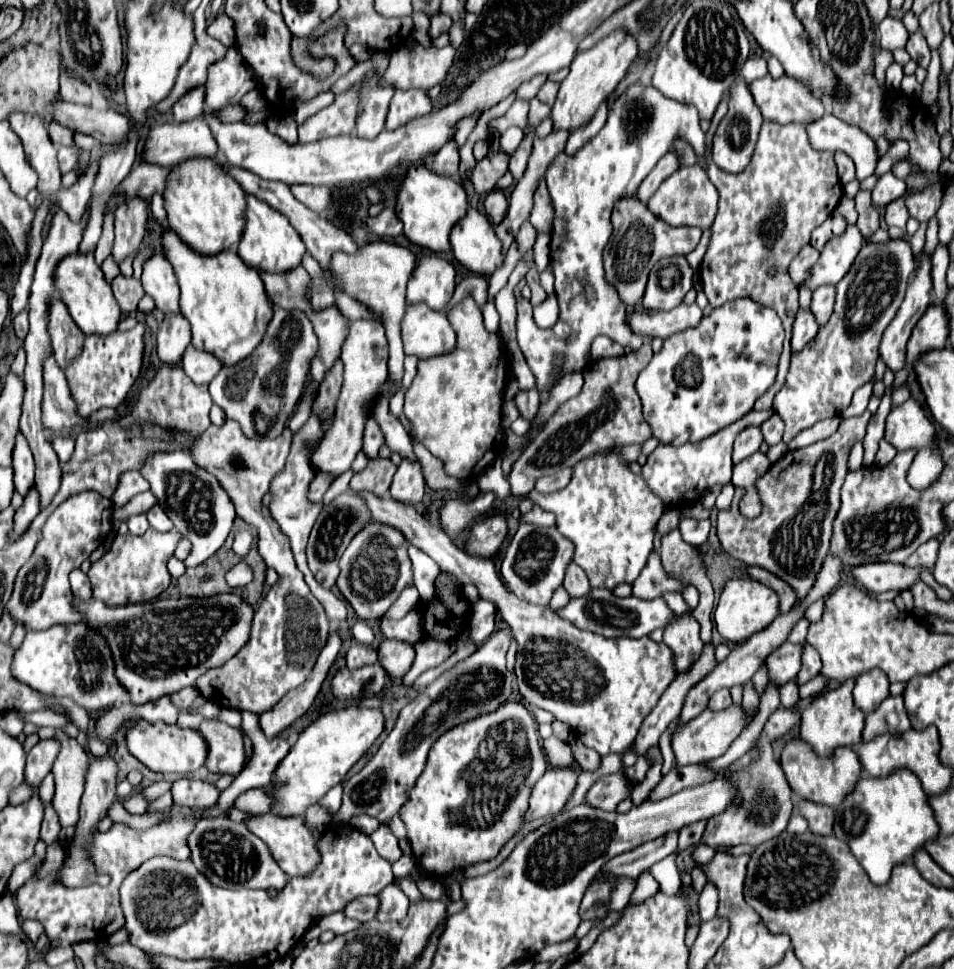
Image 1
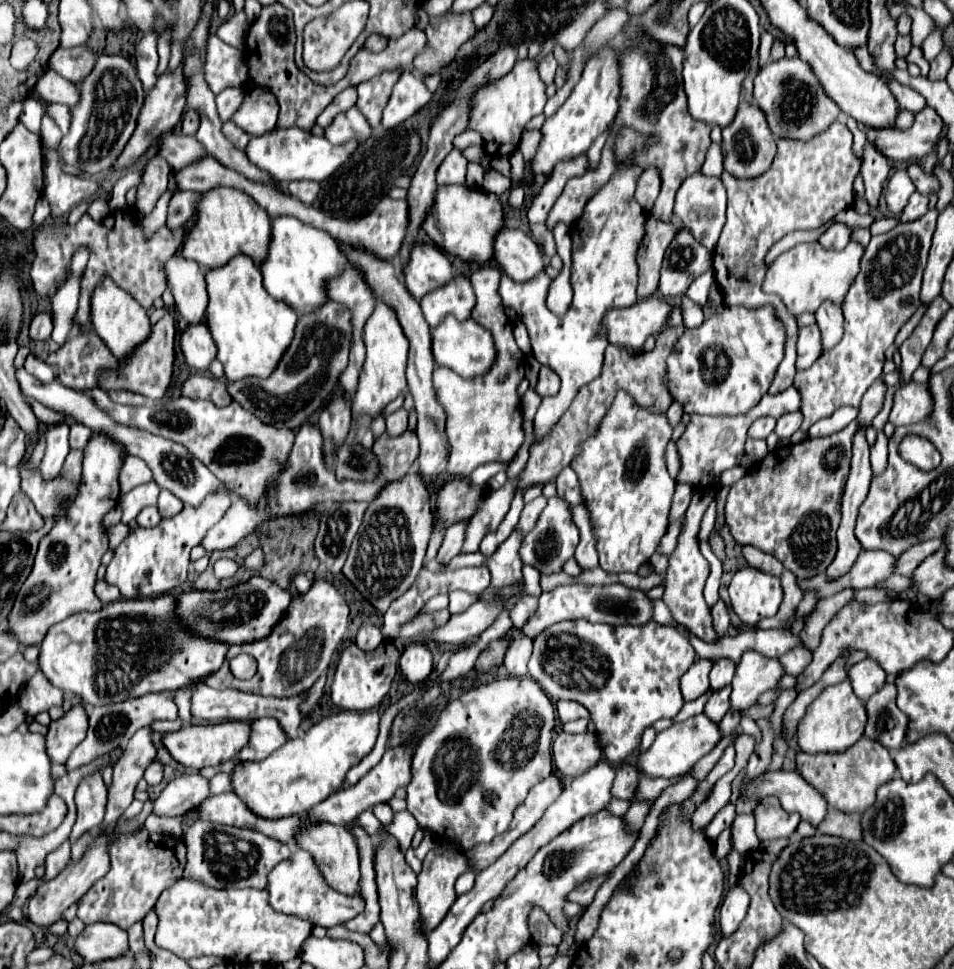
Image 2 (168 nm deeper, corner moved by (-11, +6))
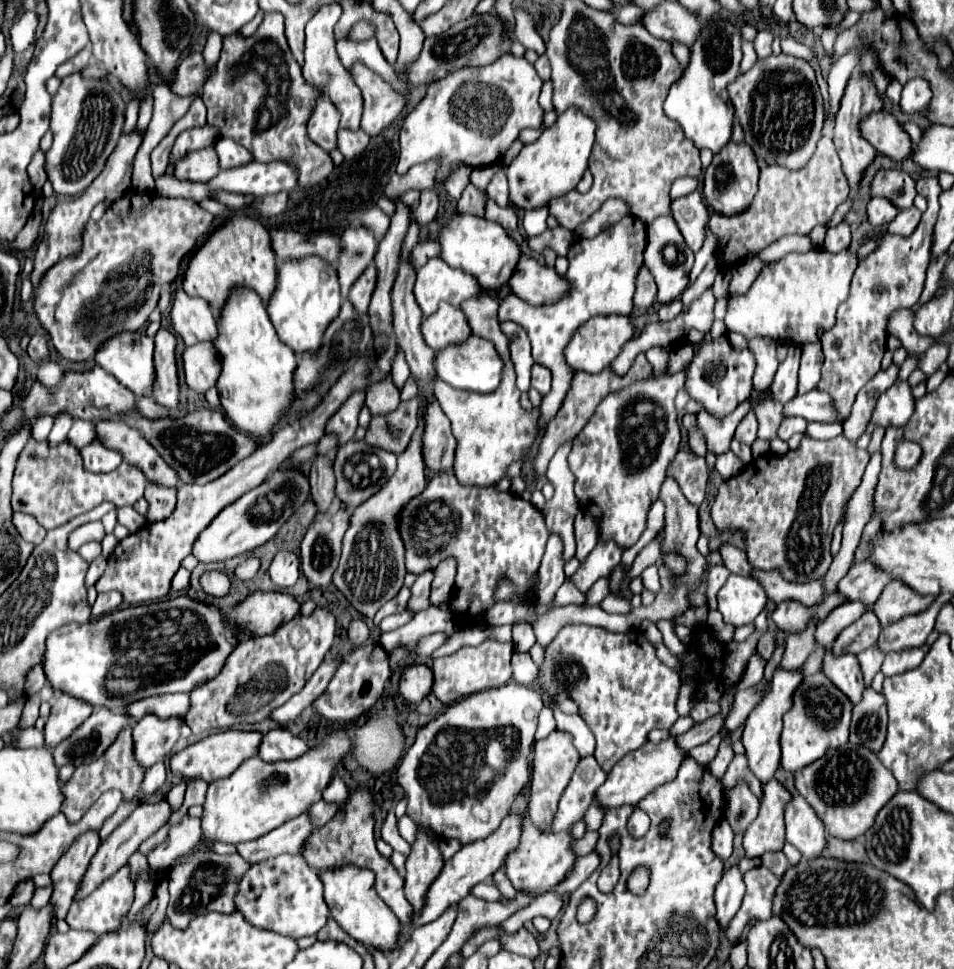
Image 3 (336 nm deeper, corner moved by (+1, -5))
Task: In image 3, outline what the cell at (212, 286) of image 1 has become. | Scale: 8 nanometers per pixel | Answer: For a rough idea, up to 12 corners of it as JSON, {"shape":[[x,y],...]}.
{"shape":[[234,286],[212,340],[232,424],[268,436],[296,354],[262,298]]}

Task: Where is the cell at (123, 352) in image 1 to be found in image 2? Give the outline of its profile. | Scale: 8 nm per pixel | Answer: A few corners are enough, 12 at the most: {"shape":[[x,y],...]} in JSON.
{"shape":[[166,313],[106,391],[162,399],[174,371],[176,321]]}

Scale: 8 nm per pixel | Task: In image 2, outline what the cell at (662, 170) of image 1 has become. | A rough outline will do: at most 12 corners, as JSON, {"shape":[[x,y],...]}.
{"shape":[[646,169],[638,177],[634,197],[646,211],[658,197],[658,173]]}

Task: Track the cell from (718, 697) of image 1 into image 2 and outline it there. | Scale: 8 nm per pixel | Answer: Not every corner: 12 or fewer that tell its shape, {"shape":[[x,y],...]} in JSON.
{"shape":[[722,687],[710,695],[706,717],[718,723],[730,707],[730,689]]}

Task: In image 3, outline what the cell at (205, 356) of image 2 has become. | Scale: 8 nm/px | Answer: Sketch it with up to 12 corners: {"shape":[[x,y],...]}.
{"shape":[[210,342],[186,346],[188,388],[204,394],[216,384],[220,360]]}

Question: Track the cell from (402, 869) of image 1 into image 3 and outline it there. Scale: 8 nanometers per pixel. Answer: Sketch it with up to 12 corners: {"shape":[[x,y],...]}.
{"shape":[[408,816],[398,820],[398,830],[408,844],[416,842],[418,824]]}

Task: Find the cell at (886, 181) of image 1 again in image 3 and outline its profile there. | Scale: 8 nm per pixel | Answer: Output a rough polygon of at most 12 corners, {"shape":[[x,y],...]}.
{"shape":[[884,196],[868,202],[868,222],[880,228],[892,222],[898,208]]}

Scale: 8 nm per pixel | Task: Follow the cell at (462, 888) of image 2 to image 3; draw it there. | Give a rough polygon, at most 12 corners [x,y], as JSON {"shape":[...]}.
{"shape":[[486,882],[475,885],[471,894],[489,902],[501,896],[495,885]]}

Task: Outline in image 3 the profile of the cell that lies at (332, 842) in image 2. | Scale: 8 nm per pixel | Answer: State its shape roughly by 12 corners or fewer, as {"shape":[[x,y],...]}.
{"shape":[[354,864],[318,872],[346,934],[392,950],[400,922]]}

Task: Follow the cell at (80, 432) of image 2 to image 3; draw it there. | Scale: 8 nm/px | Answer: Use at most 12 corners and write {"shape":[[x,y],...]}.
{"shape":[[76,420],[68,432],[70,444],[82,450],[96,438],[92,422]]}

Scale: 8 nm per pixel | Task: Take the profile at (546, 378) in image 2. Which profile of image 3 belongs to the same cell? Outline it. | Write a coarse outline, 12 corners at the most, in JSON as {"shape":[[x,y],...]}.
{"shape":[[532,366],[532,388],[544,396],[550,392],[550,372]]}

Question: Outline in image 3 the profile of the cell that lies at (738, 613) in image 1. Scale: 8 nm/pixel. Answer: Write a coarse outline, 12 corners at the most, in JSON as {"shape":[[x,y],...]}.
{"shape":[[730,574],[718,592],[726,624],[746,626],[764,610],[764,588]]}

